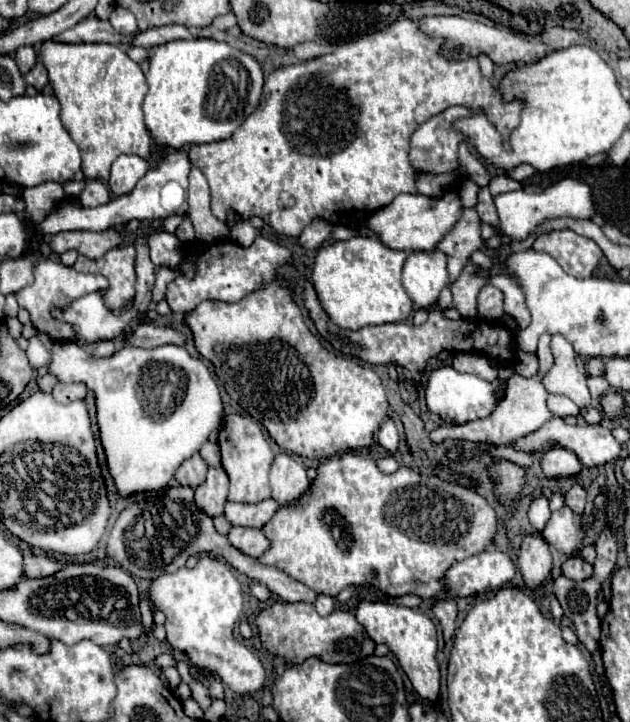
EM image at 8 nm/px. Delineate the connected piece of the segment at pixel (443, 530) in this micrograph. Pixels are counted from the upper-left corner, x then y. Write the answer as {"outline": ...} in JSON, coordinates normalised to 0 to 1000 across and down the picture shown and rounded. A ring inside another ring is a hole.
{"outline":[[[559,627],[530,630],[505,644],[505,661],[470,697],[444,702],[429,724],[419,727],[419,738],[432,747],[432,758],[413,771],[422,783],[438,783],[463,802],[483,807],[502,821],[537,824],[546,813],[594,813],[610,824],[638,827],[644,821],[670,830],[689,830],[708,819],[708,791],[746,771],[771,763],[787,741],[787,711],[778,697],[752,677],[727,669],[711,669],[692,658],[670,658],[651,647],[635,647],[629,655],[610,658],[587,633]],[[635,771],[654,788],[654,805],[641,810],[622,810],[616,788]]]}

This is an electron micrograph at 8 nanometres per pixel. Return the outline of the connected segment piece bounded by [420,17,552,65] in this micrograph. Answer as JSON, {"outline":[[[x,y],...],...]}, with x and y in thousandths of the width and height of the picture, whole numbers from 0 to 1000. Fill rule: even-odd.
{"outline":[[[670,24],[667,26],[667,37],[689,51],[705,51],[708,62],[705,62],[705,76],[711,82],[740,82],[743,76],[762,76],[762,73],[775,73],[781,76],[781,84],[797,90],[797,87],[854,87],[860,79],[873,76],[876,68],[863,60],[844,60],[838,57],[832,48],[816,46],[816,43],[803,43],[803,40],[790,40],[790,37],[775,37],[768,32],[759,29],[746,29],[746,26],[733,26],[733,24]]]}

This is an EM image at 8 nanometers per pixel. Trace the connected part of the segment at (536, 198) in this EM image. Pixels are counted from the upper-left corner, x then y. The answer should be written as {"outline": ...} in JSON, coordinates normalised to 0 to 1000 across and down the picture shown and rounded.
{"outline":[[[892,248],[883,256],[873,256],[860,270],[848,270],[848,267],[835,267],[835,265],[803,265],[803,267],[787,270],[784,281],[790,289],[797,320],[816,334],[835,331],[841,320],[848,320],[854,312],[860,312],[870,303],[889,303],[889,301],[937,303],[943,298],[937,259],[930,253],[911,251],[911,248]]]}

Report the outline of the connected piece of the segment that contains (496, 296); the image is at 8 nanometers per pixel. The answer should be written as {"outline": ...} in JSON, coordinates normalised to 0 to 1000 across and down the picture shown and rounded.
{"outline":[[[781,395],[768,398],[768,403],[762,403],[762,414],[759,414],[762,439],[765,442],[784,442],[784,445],[790,445],[800,436],[800,431],[797,431],[797,414],[800,414],[800,409],[797,409],[794,400],[787,400]]]}

